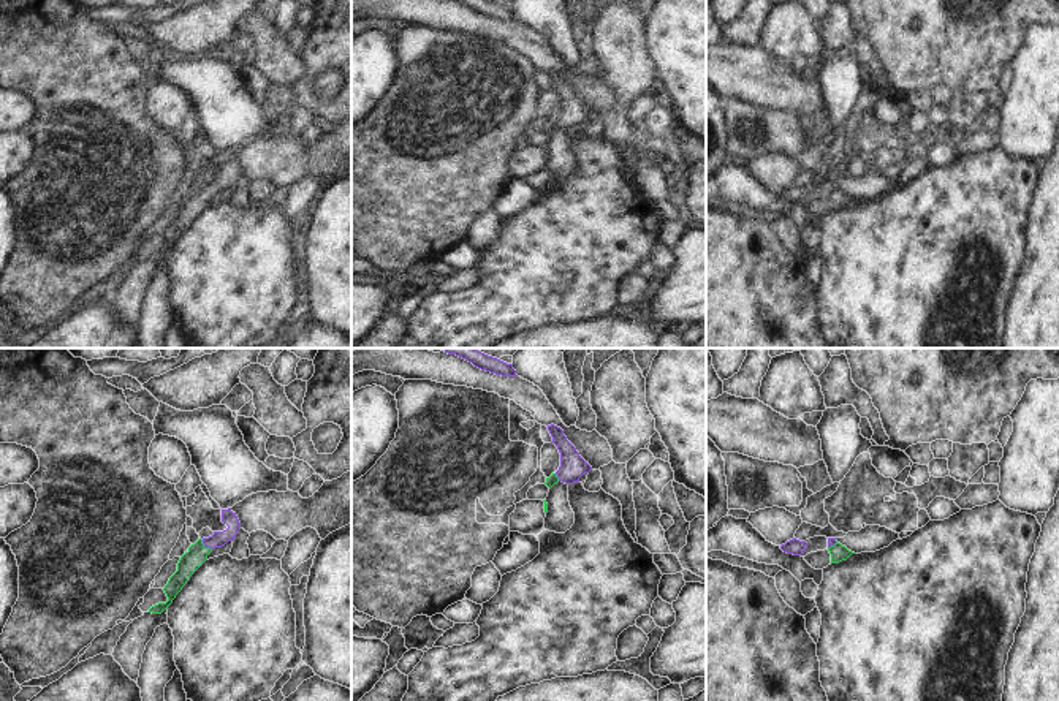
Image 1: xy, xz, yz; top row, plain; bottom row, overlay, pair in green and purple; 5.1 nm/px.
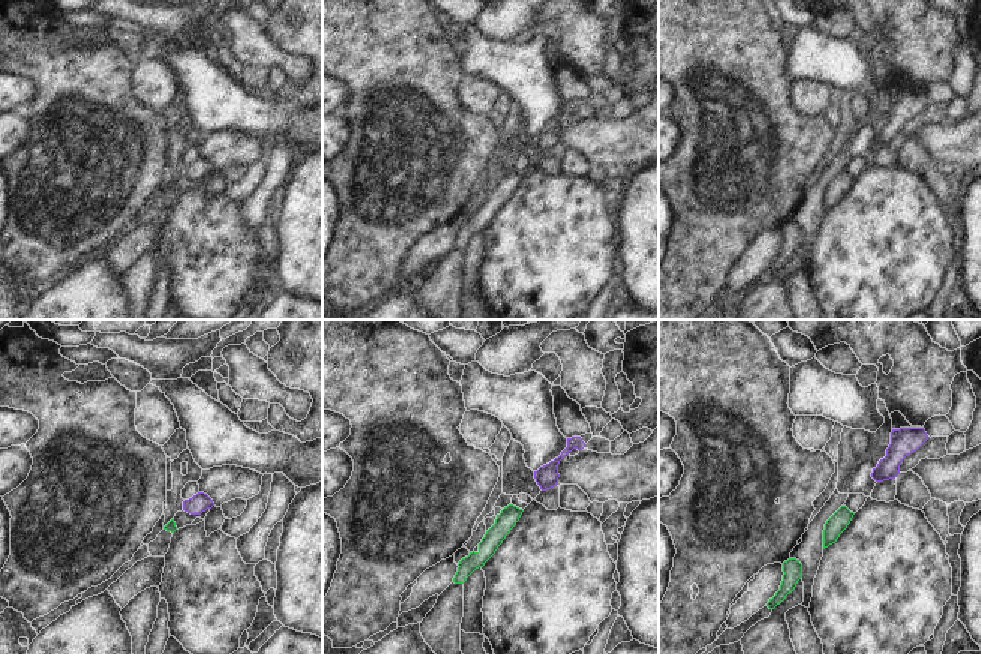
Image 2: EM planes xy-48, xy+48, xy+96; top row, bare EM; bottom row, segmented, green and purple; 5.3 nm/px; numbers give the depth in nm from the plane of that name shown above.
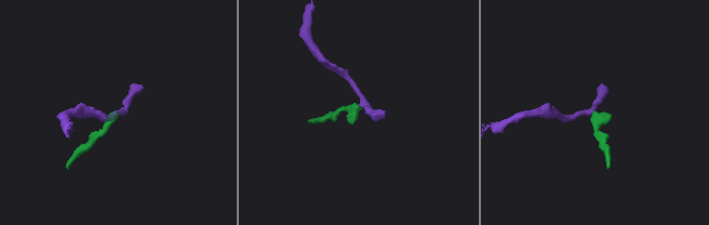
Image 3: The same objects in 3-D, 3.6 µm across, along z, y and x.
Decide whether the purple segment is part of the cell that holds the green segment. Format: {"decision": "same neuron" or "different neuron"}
{"decision": "same neuron"}

